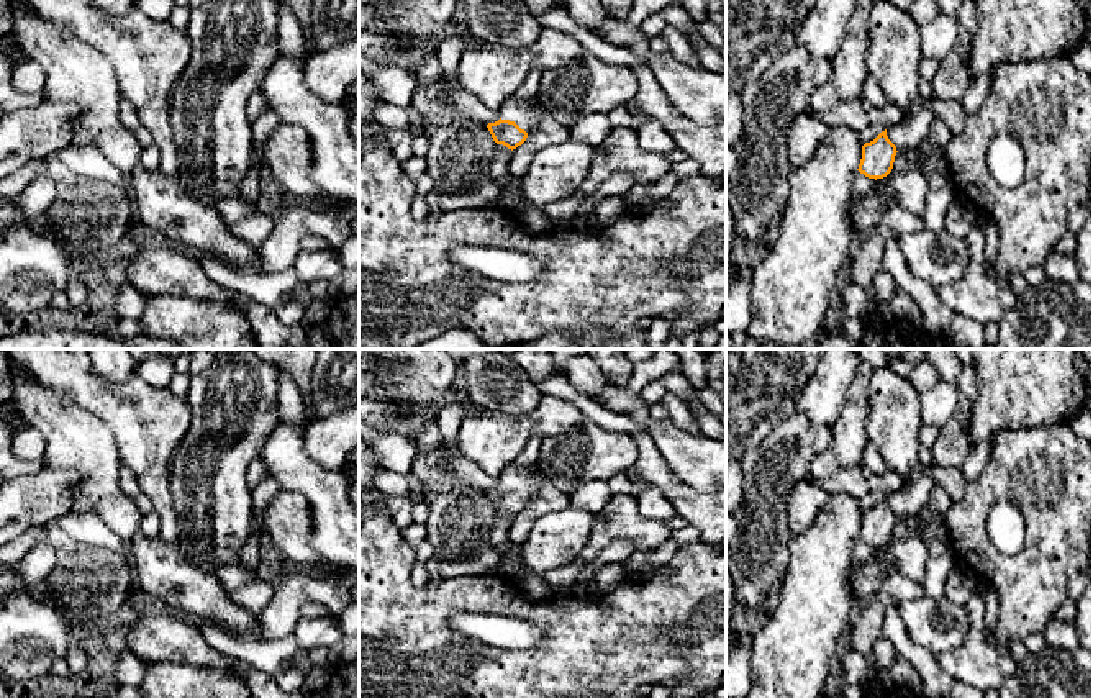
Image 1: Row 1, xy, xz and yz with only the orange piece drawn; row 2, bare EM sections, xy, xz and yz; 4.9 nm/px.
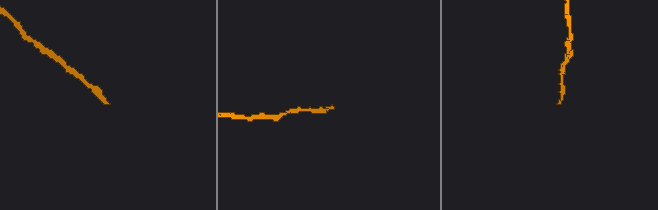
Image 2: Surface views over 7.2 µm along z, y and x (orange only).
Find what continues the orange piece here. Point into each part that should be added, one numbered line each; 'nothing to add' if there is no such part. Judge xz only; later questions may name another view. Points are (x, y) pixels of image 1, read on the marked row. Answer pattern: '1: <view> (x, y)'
1: xz (525, 113)

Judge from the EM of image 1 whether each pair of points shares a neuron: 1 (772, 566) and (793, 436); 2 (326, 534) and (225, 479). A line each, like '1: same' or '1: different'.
1: same
2: different

